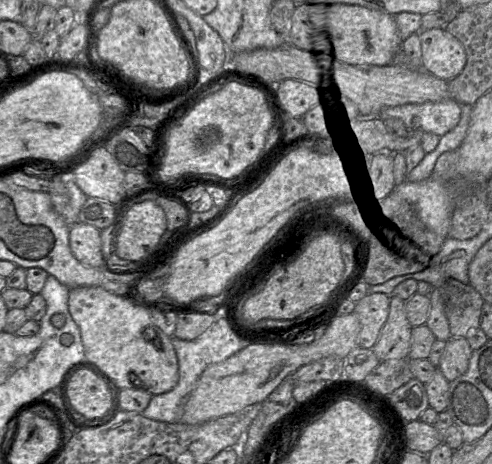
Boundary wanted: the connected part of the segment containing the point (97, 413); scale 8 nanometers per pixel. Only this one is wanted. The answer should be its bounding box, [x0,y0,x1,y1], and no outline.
[67,369,111,419]

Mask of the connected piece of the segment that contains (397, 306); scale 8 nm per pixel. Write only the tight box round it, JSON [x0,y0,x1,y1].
[372,296,411,362]

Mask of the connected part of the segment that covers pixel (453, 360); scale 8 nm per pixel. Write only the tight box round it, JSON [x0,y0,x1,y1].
[437,338,472,382]

